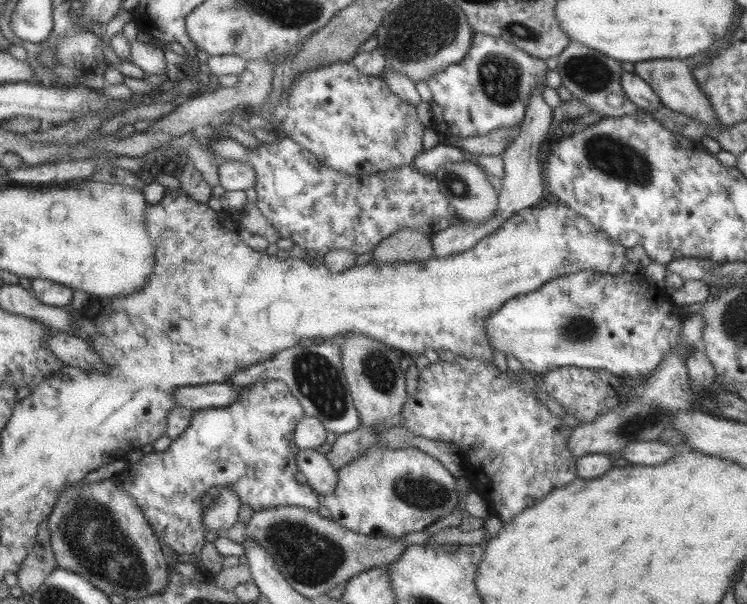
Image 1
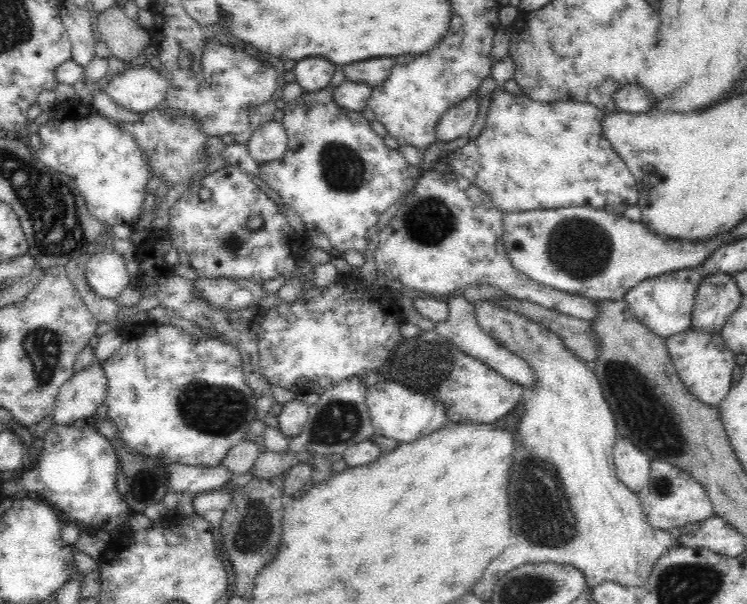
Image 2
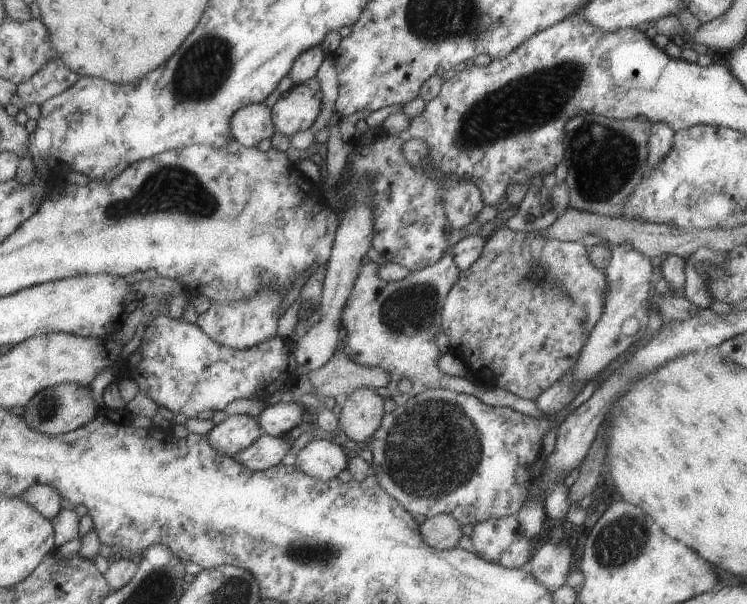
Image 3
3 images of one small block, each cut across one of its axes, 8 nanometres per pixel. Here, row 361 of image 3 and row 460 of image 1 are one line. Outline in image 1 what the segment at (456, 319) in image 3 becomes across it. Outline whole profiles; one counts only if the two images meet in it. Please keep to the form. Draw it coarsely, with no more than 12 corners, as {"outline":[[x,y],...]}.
{"outline":[[421,370],[402,426],[458,448],[503,524],[578,477],[530,371]]}

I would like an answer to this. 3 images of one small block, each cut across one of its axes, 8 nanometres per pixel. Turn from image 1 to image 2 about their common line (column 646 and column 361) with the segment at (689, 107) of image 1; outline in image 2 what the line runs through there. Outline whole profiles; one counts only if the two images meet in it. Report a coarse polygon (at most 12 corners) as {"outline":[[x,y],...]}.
{"outline":[[379,57],[340,66],[345,80],[376,87],[396,58]]}

